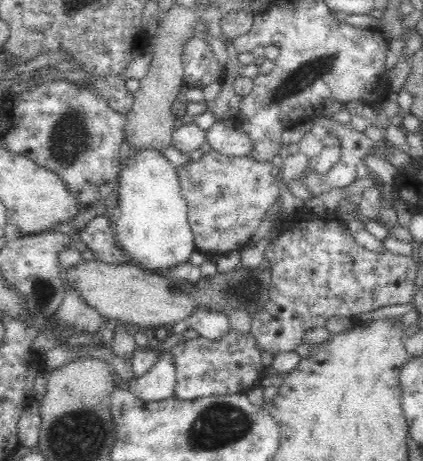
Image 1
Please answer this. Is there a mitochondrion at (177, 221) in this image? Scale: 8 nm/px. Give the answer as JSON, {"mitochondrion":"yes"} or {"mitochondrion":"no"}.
{"mitochondrion":"no"}

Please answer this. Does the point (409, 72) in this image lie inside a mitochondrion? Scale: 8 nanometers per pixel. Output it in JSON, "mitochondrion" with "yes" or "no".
{"mitochondrion":"no"}

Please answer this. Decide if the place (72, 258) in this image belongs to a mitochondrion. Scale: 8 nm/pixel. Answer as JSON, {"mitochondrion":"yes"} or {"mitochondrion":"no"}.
{"mitochondrion":"no"}

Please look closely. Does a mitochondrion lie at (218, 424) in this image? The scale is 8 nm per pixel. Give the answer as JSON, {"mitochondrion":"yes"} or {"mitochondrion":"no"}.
{"mitochondrion":"yes"}

